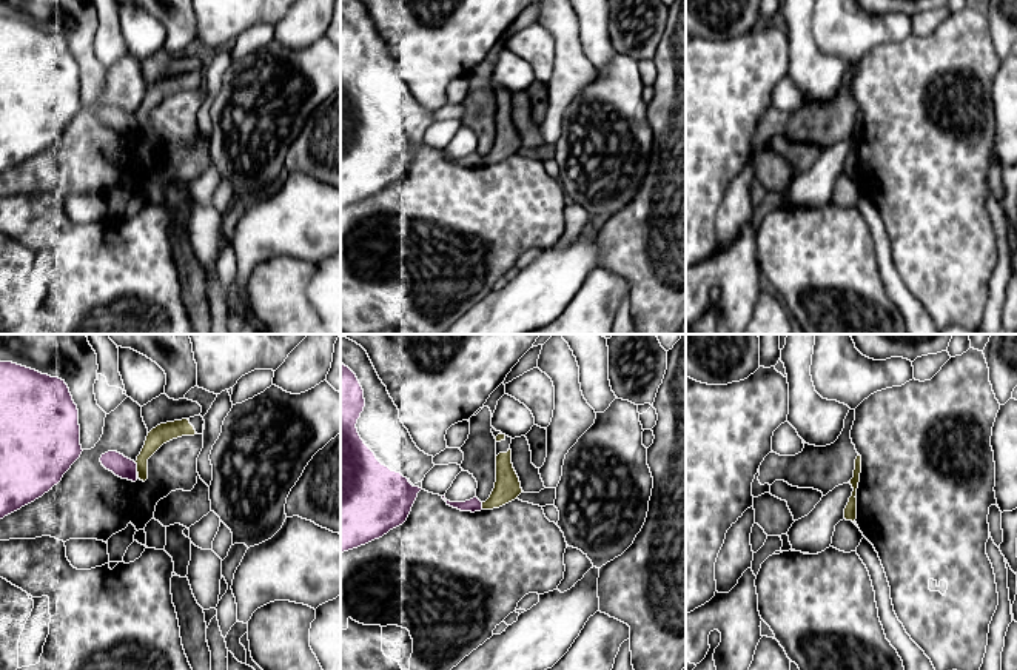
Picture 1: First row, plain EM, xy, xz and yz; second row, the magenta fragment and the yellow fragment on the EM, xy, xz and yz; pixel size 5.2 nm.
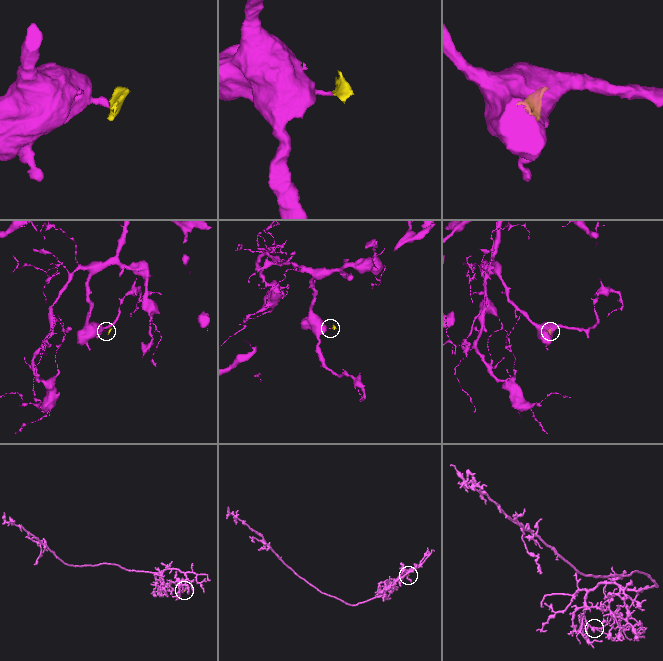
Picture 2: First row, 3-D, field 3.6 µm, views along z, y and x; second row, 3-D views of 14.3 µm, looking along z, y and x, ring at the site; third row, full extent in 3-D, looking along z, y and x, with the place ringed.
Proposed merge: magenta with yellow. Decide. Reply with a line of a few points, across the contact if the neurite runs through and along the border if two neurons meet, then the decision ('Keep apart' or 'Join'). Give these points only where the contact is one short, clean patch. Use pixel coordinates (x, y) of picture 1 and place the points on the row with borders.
Line: xy (134, 462), (137, 472). Keep apart

